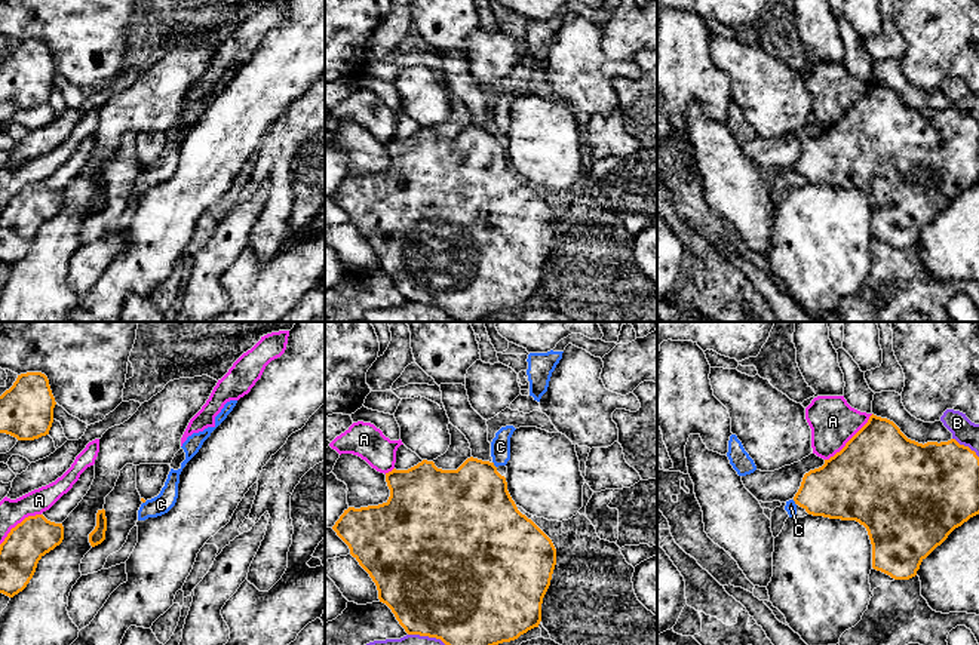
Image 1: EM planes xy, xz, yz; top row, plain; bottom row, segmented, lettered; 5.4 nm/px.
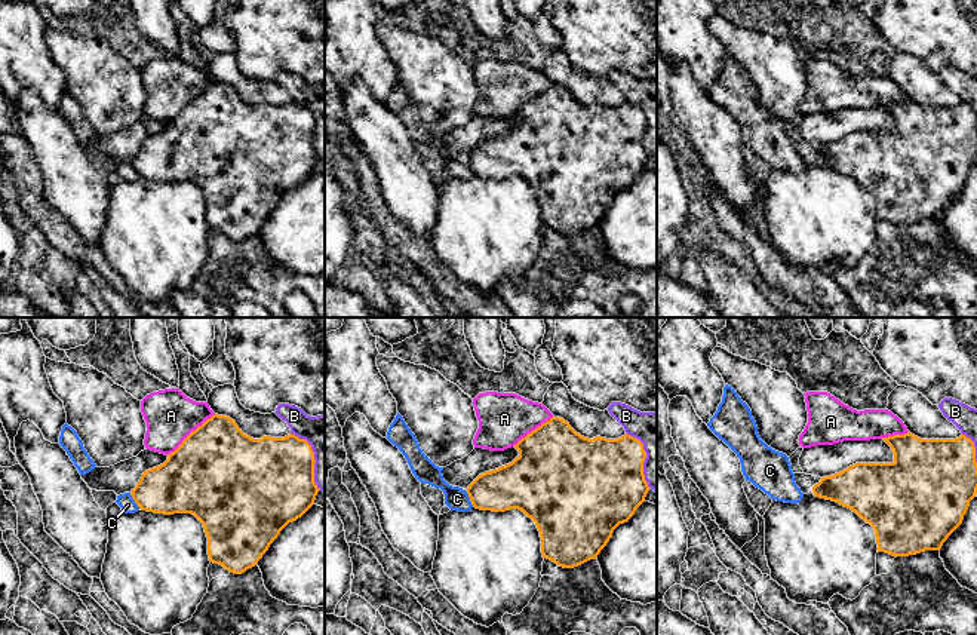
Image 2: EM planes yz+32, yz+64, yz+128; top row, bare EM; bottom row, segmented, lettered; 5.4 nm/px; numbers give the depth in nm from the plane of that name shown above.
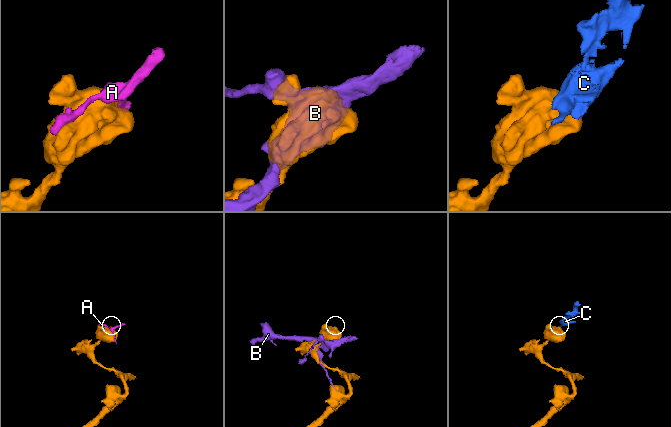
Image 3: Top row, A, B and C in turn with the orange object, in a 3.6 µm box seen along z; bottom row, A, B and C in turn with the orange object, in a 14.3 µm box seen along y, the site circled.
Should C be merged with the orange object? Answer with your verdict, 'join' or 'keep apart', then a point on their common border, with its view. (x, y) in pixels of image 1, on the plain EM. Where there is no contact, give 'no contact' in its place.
keep apart; contact xz (493, 132)

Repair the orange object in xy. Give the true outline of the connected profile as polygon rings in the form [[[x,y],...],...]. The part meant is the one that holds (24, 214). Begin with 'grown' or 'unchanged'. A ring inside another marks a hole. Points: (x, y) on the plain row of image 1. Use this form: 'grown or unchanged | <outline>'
unchanged | [[[28,184],[0,212],[0,261],[13,265],[33,246],[39,228],[64,208],[62,191]]]

